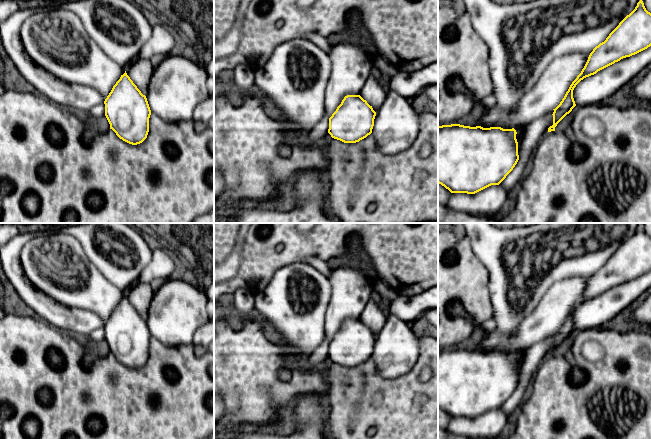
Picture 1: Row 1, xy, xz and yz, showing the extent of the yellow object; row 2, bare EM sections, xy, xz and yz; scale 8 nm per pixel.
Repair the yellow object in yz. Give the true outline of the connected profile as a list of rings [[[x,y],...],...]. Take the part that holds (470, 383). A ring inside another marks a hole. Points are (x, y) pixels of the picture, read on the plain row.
[[[460,348],[438,350],[438,407],[451,417],[467,418],[475,418],[491,409],[499,409],[519,384],[516,358],[514,352],[483,352]]]

